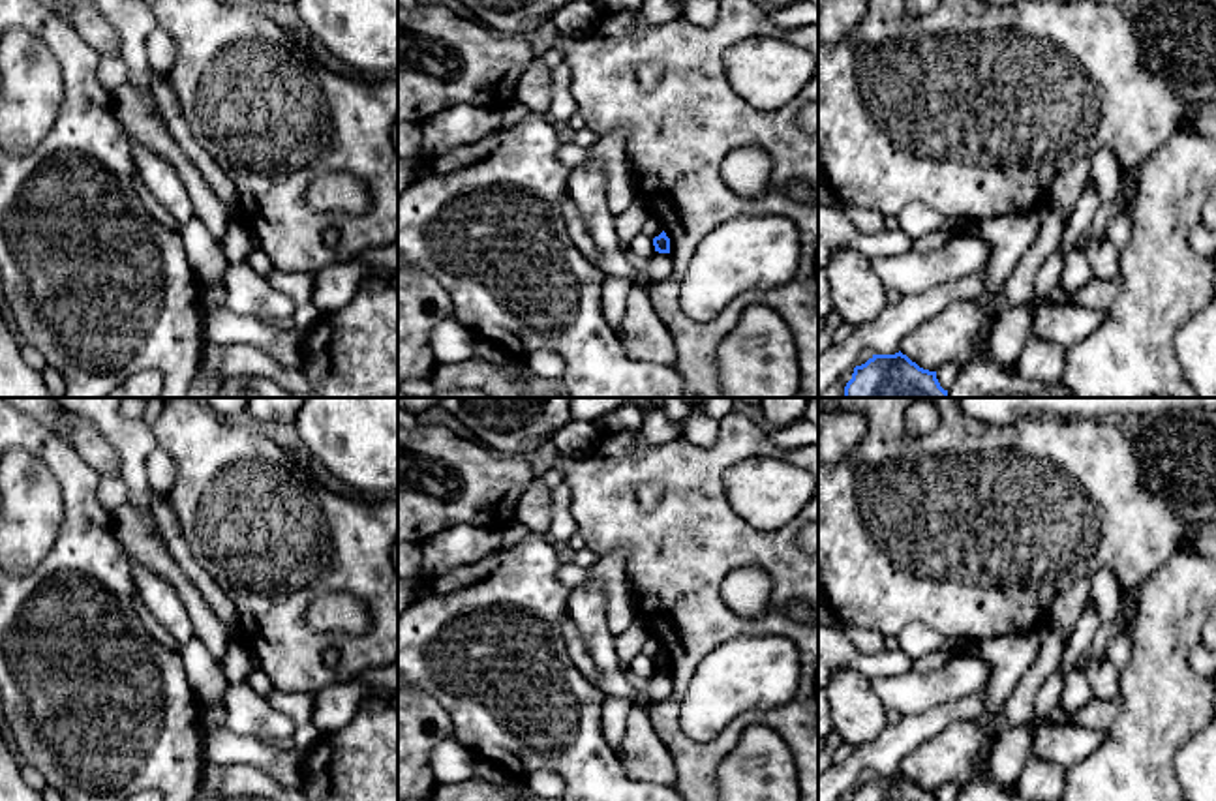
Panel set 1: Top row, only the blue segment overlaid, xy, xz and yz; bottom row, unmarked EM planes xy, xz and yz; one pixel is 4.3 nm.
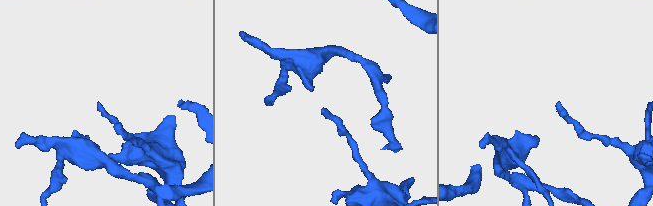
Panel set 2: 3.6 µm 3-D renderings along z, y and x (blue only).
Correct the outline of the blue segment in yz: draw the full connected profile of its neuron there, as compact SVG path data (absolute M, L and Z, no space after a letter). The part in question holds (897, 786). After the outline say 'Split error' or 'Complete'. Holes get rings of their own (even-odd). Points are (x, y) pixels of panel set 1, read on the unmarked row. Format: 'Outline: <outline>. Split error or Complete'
Outline: M901 771L895 775L873 775L856 786L850 801L938 801L936 792L920 788Z. Complete

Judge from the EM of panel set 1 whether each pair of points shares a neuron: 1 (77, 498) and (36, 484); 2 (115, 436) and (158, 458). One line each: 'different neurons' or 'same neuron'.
1: different neurons
2: different neurons

